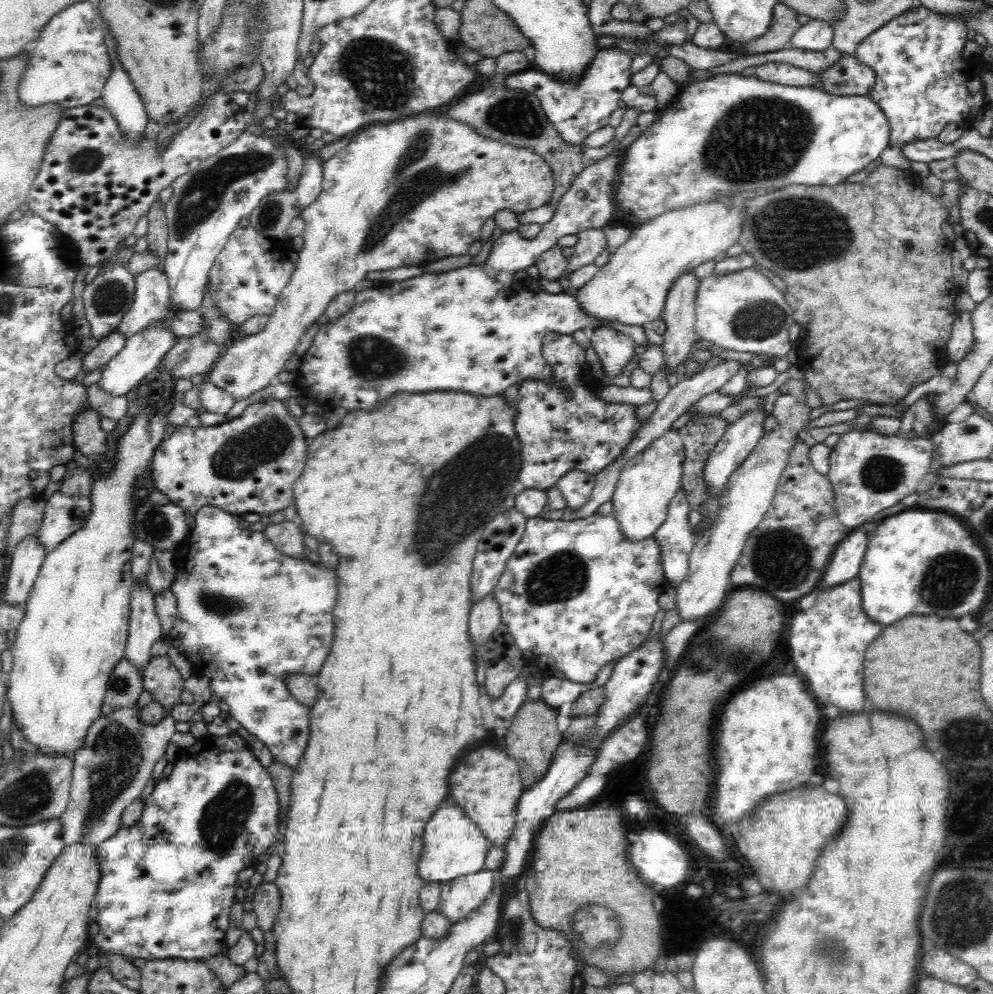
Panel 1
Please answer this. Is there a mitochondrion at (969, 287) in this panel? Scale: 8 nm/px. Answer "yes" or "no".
no

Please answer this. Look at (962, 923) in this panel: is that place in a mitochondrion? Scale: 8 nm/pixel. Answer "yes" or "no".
yes

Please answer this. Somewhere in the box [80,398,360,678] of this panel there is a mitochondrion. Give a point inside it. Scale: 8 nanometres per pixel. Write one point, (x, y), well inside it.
(257, 446)

